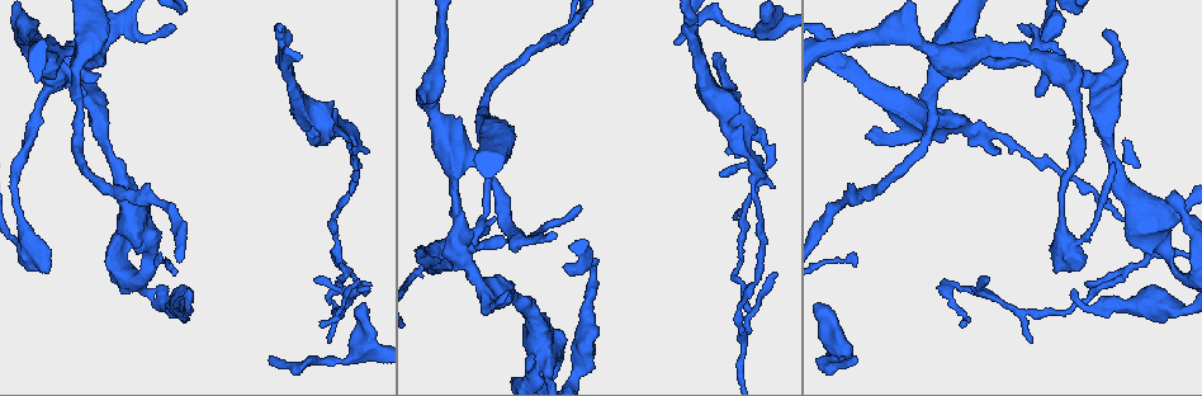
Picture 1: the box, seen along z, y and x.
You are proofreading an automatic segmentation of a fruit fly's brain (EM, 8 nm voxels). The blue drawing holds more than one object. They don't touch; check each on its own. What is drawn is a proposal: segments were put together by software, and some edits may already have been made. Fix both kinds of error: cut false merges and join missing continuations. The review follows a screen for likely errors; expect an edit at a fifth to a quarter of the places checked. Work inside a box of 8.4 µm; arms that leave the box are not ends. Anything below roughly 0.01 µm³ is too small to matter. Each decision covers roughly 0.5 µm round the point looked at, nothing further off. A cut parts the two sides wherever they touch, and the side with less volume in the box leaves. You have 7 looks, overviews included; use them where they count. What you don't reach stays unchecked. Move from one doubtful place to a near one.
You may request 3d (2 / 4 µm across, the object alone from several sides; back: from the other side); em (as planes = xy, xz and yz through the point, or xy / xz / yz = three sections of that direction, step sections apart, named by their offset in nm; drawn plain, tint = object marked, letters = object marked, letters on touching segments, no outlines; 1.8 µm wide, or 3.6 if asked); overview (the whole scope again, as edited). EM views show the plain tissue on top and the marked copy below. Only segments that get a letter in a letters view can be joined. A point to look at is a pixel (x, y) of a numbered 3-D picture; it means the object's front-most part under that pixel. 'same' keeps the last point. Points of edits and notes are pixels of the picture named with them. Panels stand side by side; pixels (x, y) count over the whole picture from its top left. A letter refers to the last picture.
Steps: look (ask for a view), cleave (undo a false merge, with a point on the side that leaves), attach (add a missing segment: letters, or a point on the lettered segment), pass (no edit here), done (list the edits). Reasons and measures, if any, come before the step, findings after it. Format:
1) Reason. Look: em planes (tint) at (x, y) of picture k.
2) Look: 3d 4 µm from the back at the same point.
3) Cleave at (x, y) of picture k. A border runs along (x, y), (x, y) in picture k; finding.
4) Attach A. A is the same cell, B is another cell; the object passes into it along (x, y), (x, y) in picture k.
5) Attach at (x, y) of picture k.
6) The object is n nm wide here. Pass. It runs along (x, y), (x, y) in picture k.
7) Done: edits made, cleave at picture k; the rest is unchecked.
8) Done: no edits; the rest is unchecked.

Side arm on a straight run. Look: 3d 2 µm at (840, 67) of picture 1.

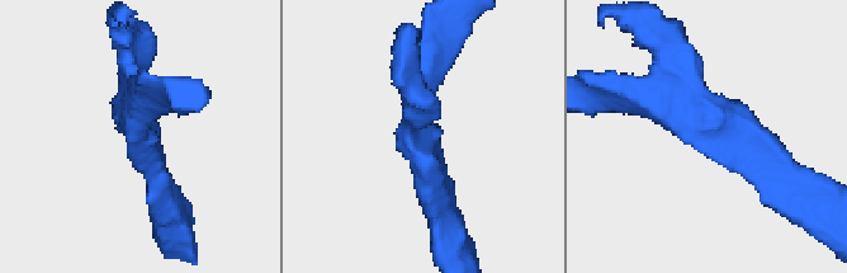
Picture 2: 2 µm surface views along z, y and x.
3 arms meet here; the arms are 170, 220, 240 nm wide; need the tissue. Look: em planes (letters) at (417, 136) of picture 2.

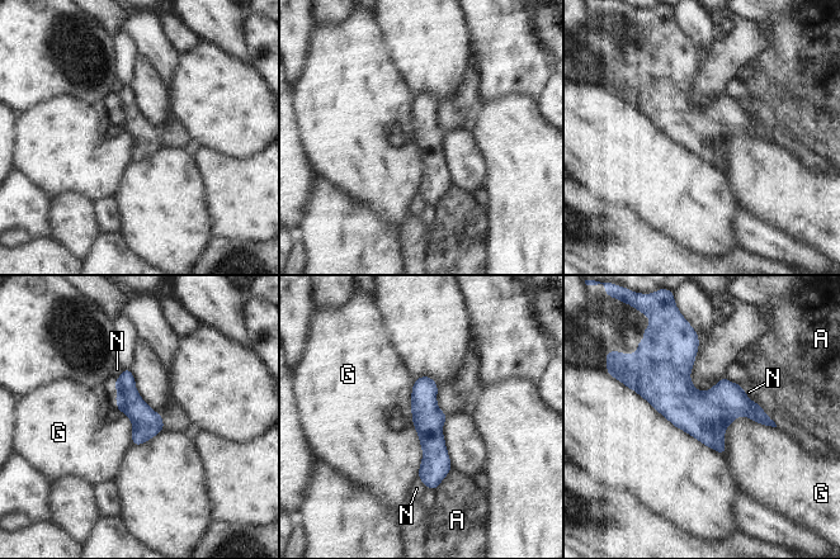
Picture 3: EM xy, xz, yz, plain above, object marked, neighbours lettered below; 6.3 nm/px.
The longest contact is with G, 600 nm. Pass. A, G and N are other cells; continuous, no second cell.

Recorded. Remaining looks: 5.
Branch point. Look: em planes (letters) at (347, 127) of picture 1.

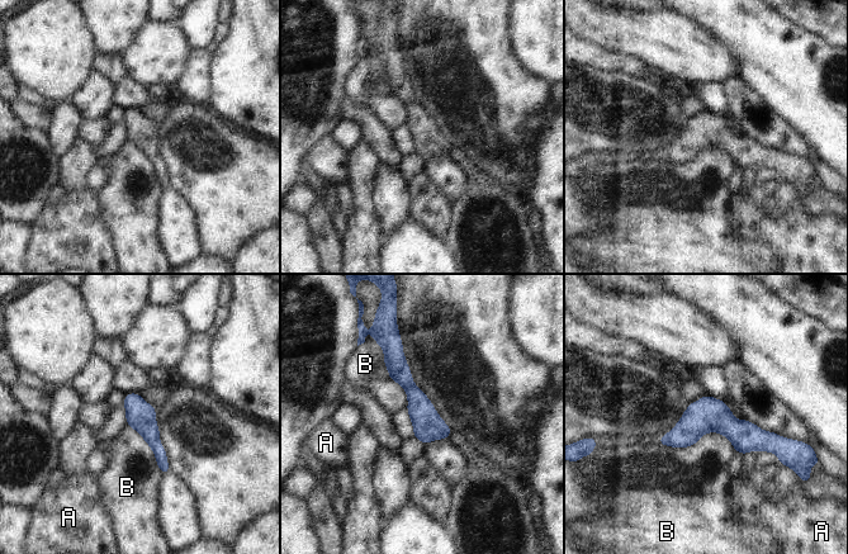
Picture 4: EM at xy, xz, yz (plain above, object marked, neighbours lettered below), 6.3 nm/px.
The longest contact is with B, 440 nm. Pass. A and B are other cells; a border runs along (668, 446), (720, 432), (735, 450) in picture 4; continuous, no second cell.

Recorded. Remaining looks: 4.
Abrupt turn. Look: em planes (letters) at (987, 294) of picture 1.

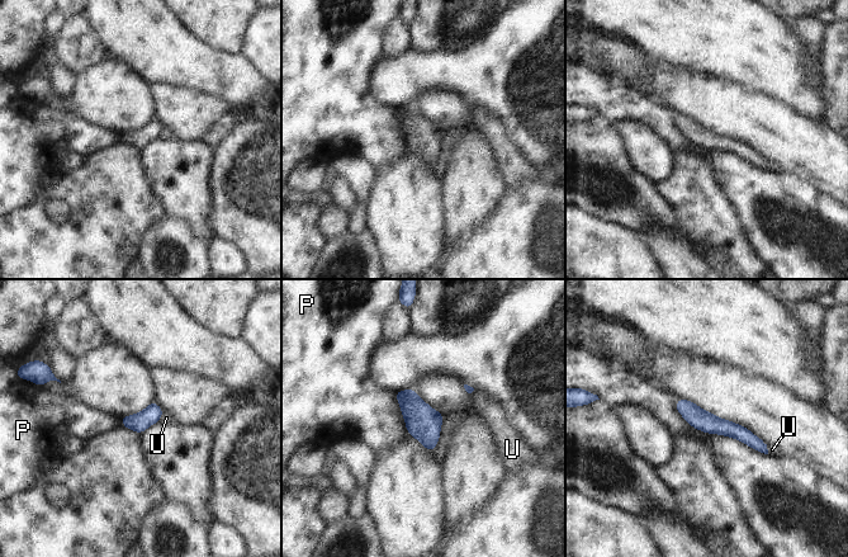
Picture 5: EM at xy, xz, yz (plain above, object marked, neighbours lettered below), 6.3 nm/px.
The object is 120 nm wide here. Pass. P and U are other cells; it runs along (678, 405), (763, 449) in picture 5; one cell here.

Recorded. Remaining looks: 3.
Done: no edits; the rest is unchecked.

